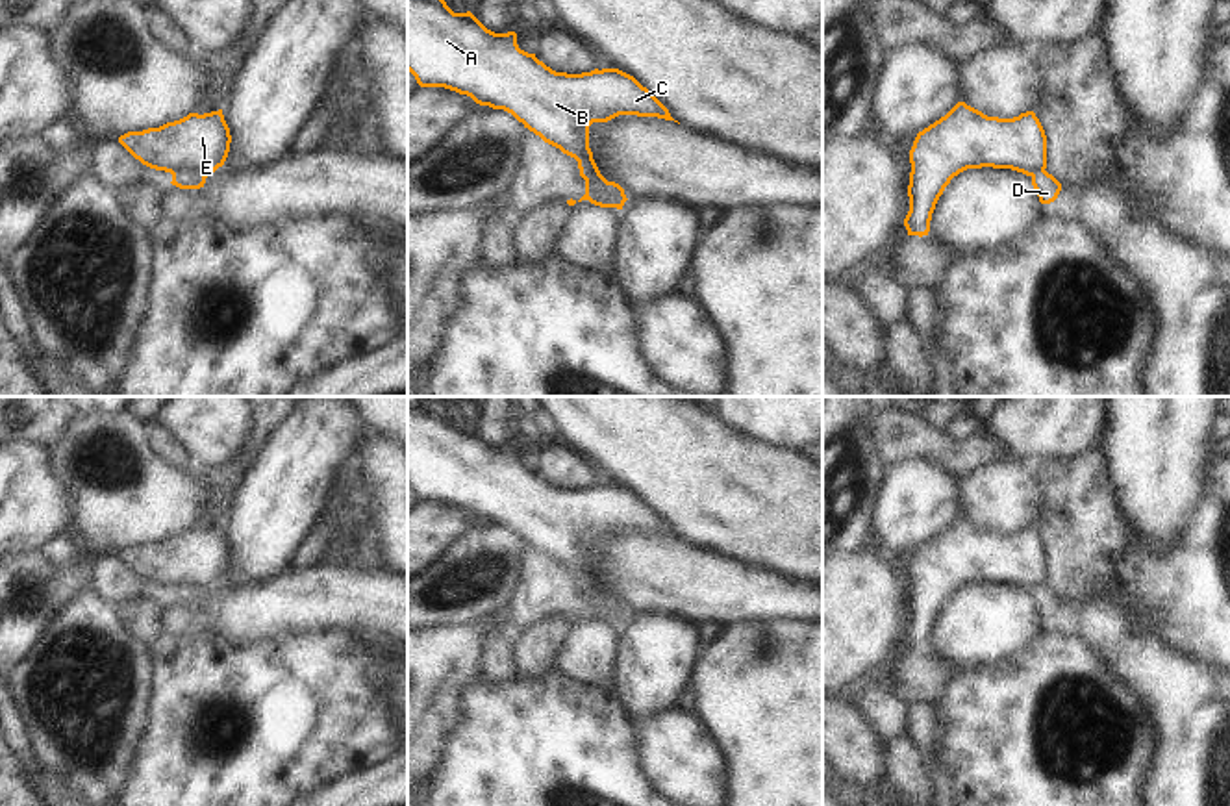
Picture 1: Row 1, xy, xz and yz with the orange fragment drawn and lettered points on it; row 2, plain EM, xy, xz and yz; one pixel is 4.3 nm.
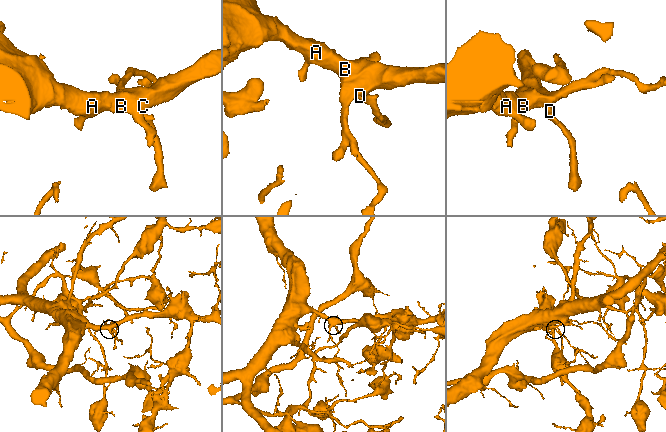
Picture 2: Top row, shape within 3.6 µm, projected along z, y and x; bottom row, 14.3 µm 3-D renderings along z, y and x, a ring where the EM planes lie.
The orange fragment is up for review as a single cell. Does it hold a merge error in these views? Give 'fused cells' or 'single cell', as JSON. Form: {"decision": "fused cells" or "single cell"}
{"decision": "fused cells"}

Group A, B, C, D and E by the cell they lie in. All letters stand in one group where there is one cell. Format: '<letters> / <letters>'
A B C E / D

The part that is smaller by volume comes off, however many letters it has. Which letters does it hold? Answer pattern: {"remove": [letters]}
{"remove": ["D"]}

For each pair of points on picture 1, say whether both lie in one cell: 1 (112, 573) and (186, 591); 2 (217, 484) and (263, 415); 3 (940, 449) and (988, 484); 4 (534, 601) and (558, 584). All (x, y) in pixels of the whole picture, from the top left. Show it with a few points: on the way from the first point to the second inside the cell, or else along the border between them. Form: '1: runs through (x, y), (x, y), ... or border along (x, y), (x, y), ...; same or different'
1: runs through (130, 586), (152, 593), (167, 593); same
2: runs through (236, 469), (260, 434); same
3: border along (1010, 458), (982, 464), (958, 478); different
4: runs through (539, 595), (545, 590), (552, 590); same

